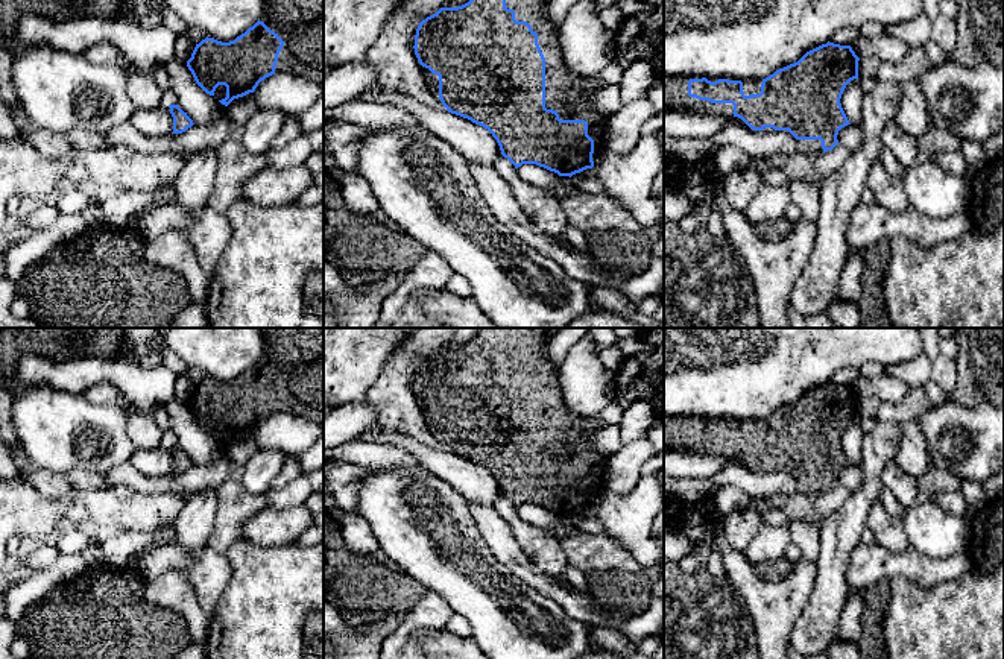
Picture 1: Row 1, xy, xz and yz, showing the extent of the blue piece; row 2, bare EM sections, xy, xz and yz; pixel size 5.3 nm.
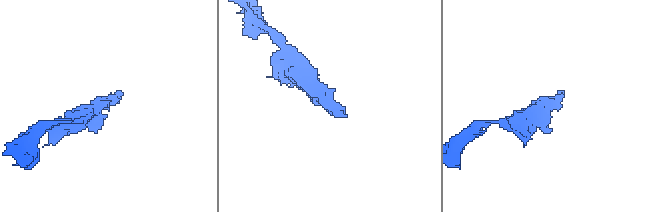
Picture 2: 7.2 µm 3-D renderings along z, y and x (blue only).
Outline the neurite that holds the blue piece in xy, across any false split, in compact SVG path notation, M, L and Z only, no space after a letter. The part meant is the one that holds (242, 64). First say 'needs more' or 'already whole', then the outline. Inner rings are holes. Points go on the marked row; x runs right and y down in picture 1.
needs more | M264 0L261 18L234 41L222 43L214 38L205 38L196 44L187 67L196 84L210 96L219 85L226 87L226 97L219 100L228 106L234 99L254 93L266 77L290 71L299 77L316 84L324 84L324 0Z

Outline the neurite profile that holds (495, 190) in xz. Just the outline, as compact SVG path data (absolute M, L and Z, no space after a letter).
M468 162L468 169L494 216L518 240L562 266L571 278L591 289L615 289L632 276L629 273L617 276L601 260L577 251L564 237L542 232L515 200L509 178L495 167Z

